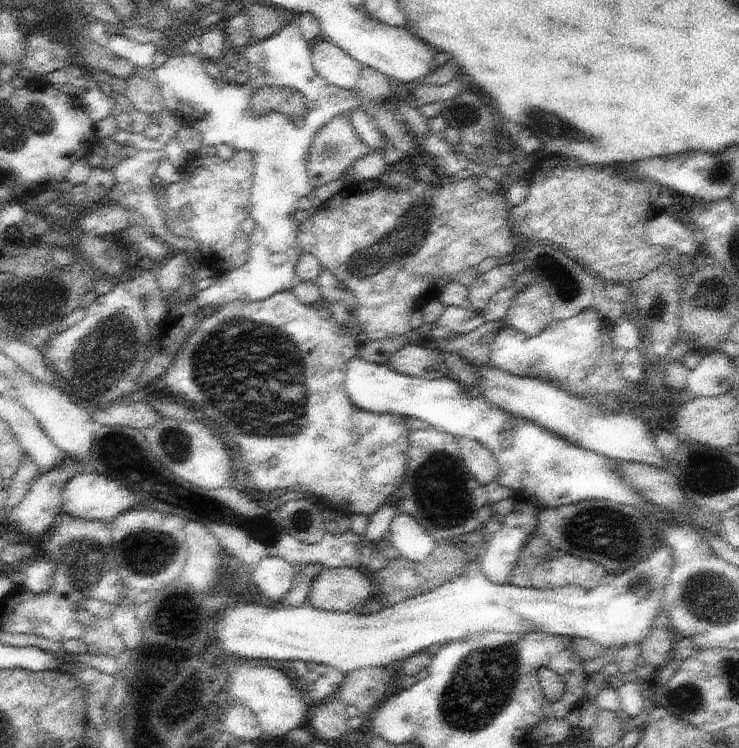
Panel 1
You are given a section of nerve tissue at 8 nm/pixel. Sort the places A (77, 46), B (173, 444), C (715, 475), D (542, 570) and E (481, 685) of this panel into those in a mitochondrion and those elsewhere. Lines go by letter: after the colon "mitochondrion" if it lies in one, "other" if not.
A: other
B: mitochondrion
C: mitochondrion
D: other
E: mitochondrion

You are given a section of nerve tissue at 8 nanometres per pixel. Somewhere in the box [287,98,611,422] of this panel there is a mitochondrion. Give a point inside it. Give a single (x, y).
(397, 246)

